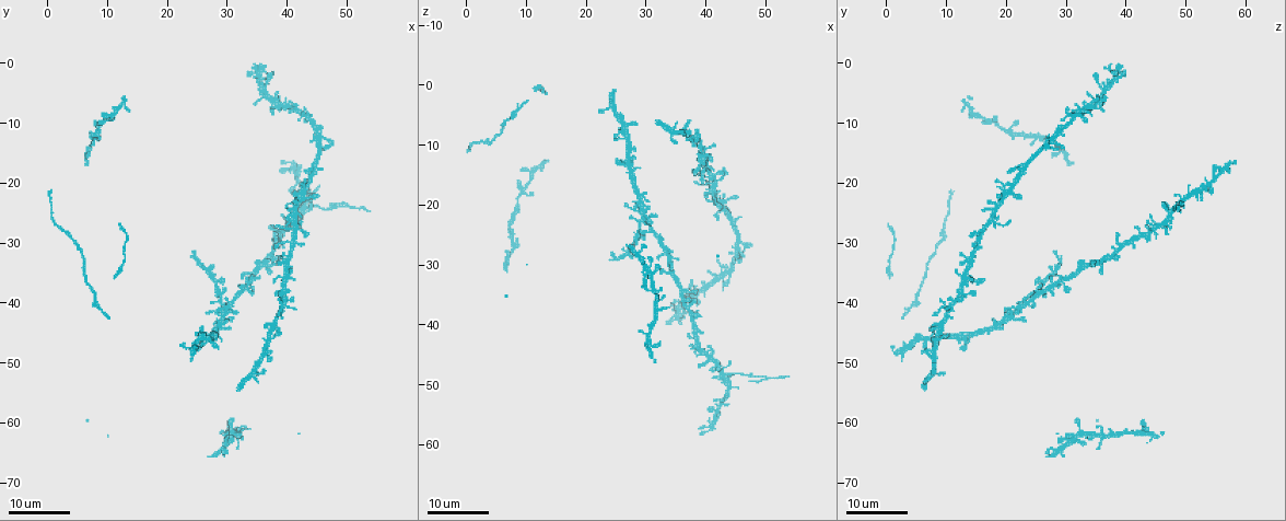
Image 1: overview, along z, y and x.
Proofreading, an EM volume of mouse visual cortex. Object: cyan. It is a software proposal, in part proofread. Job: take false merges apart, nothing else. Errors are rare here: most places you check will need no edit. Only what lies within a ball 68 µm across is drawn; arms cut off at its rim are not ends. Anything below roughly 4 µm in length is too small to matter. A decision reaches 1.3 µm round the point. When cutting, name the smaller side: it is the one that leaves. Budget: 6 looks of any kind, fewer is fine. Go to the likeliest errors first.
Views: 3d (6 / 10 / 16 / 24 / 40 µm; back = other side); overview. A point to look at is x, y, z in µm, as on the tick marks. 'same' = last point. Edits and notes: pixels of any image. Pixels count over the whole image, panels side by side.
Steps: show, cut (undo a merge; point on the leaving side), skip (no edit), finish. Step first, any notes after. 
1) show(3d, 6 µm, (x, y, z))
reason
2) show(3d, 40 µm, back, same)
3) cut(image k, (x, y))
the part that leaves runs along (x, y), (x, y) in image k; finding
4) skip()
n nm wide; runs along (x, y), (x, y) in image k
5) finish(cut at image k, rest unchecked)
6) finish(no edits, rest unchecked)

show(3d, 16 µm, (26.0, 46.0, 7.0))
four-way junction

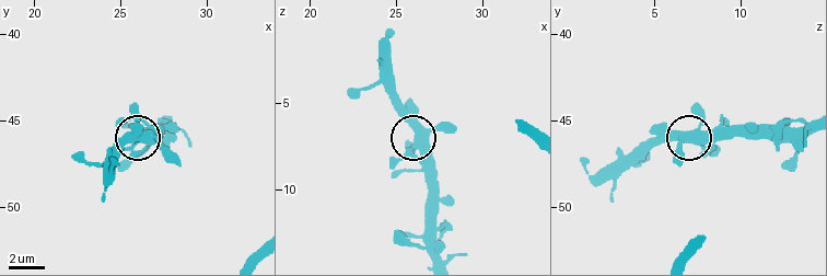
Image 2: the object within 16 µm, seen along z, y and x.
show(3d, 6 µm, same)

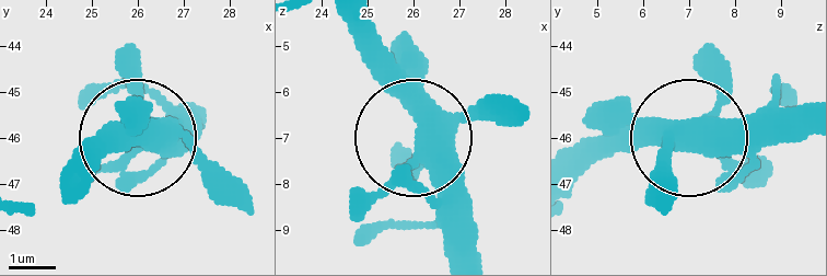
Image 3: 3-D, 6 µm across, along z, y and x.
skip()
side arm 72 µm; runs along (491, 110), (424, 126), (412, 146), (455, 251) in image 3; continuous, no second cell

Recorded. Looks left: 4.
show(3d, 16 µm, (30.0, 40.5, 22.0))
looks like a crossing

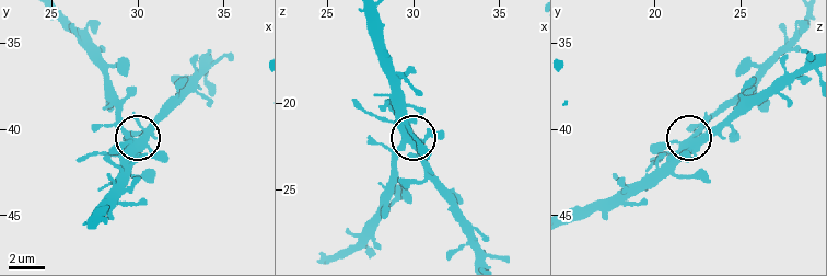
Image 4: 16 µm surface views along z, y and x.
show(3d, 10 µm, (29.8, 40.8, 22.2))

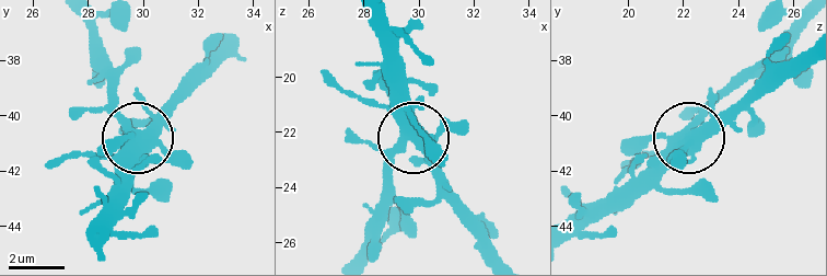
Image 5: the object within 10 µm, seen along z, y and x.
show(3d, 10 µm, back, (29.9, 40.7, 22.2))

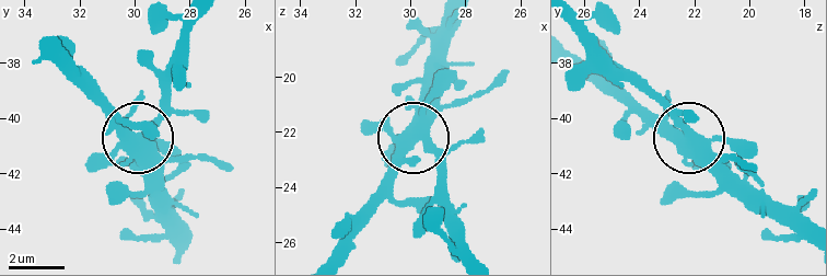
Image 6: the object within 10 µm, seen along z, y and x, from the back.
skip()
5 arms; runs along (462, 20), (443, 55), (434, 118), (420, 139), (441, 186) in image 6; one cell here

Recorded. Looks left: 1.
finish(no edits, rest unchecked)

